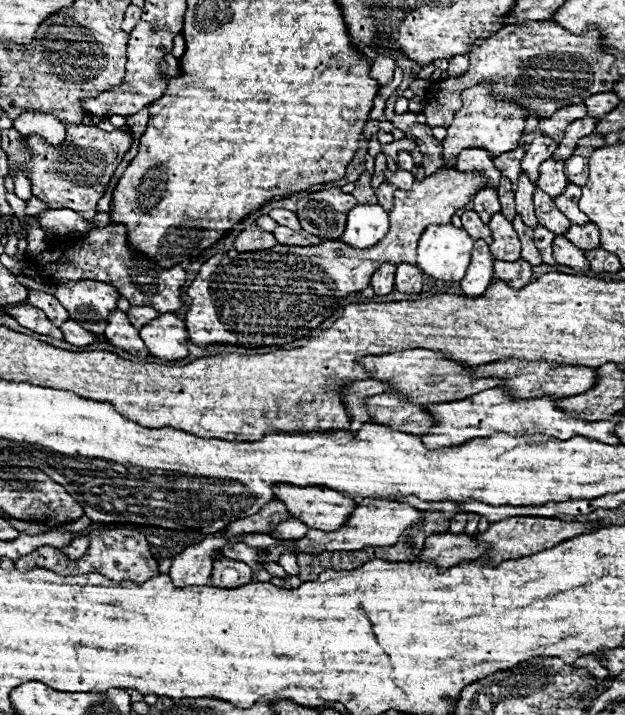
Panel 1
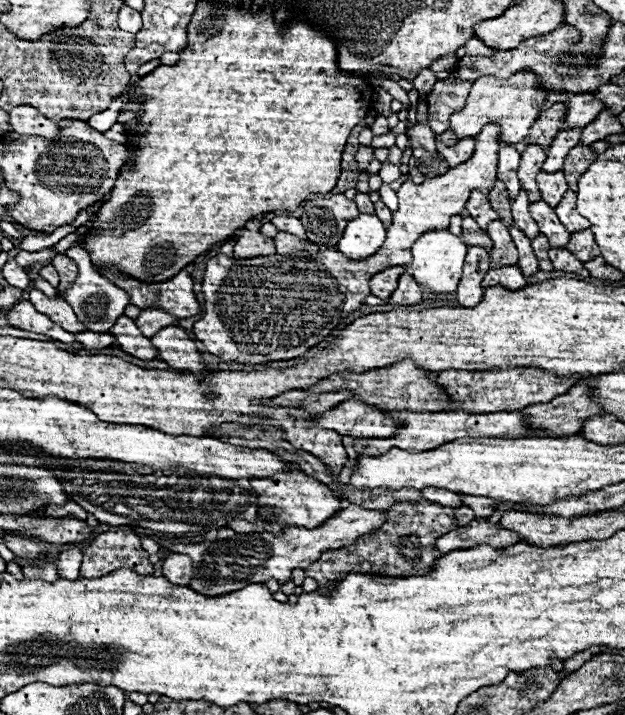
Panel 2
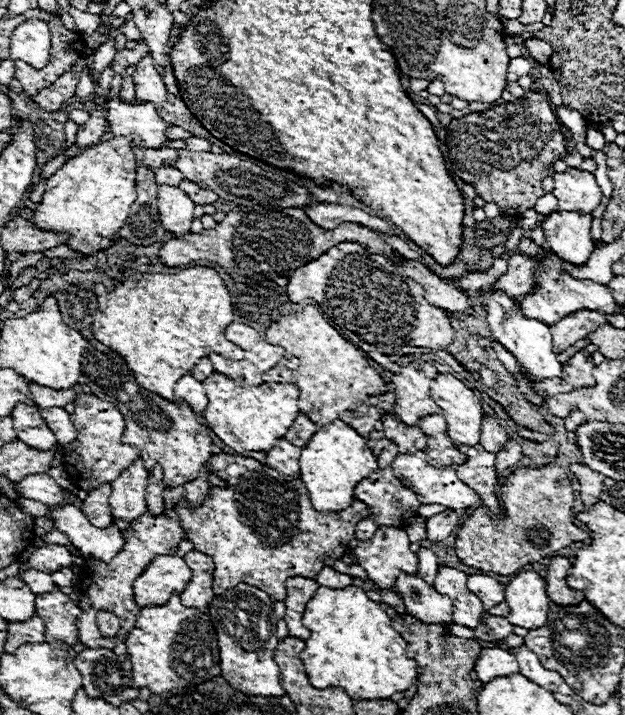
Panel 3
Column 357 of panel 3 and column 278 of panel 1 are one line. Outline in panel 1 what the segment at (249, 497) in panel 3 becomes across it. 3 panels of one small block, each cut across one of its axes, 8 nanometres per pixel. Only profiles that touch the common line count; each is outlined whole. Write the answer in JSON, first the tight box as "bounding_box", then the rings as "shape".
{"bounding_box":[224,500,290,540],"shape":[[[278,500],[266,504],[260,512],[256,512],[250,518],[242,518],[242,520],[234,520],[224,528],[224,538],[232,540],[236,536],[244,536],[244,534],[270,534],[280,522],[290,520],[290,512],[286,512],[286,506]]]}

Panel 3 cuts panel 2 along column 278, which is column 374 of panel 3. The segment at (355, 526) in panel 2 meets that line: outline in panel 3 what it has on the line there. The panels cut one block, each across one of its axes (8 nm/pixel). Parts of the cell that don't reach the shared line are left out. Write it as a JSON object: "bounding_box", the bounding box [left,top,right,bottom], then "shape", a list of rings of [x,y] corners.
{"bounding_box":[352,528,418,590],"shape":[[[378,528],[370,540],[358,542],[352,550],[370,580],[386,590],[394,590],[400,572],[416,574],[418,558],[410,550],[408,534],[402,528]]]}

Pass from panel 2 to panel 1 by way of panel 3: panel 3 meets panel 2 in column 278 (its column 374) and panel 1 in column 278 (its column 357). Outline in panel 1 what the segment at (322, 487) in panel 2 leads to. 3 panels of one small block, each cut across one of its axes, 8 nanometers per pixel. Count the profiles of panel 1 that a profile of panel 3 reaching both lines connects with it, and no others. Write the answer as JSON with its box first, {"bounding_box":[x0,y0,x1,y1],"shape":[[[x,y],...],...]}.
{"bounding_box":[274,484,358,532],"shape":[[[280,484],[274,488],[274,494],[296,520],[326,532],[344,526],[358,506],[352,498],[322,486],[294,488],[292,484]]]}

